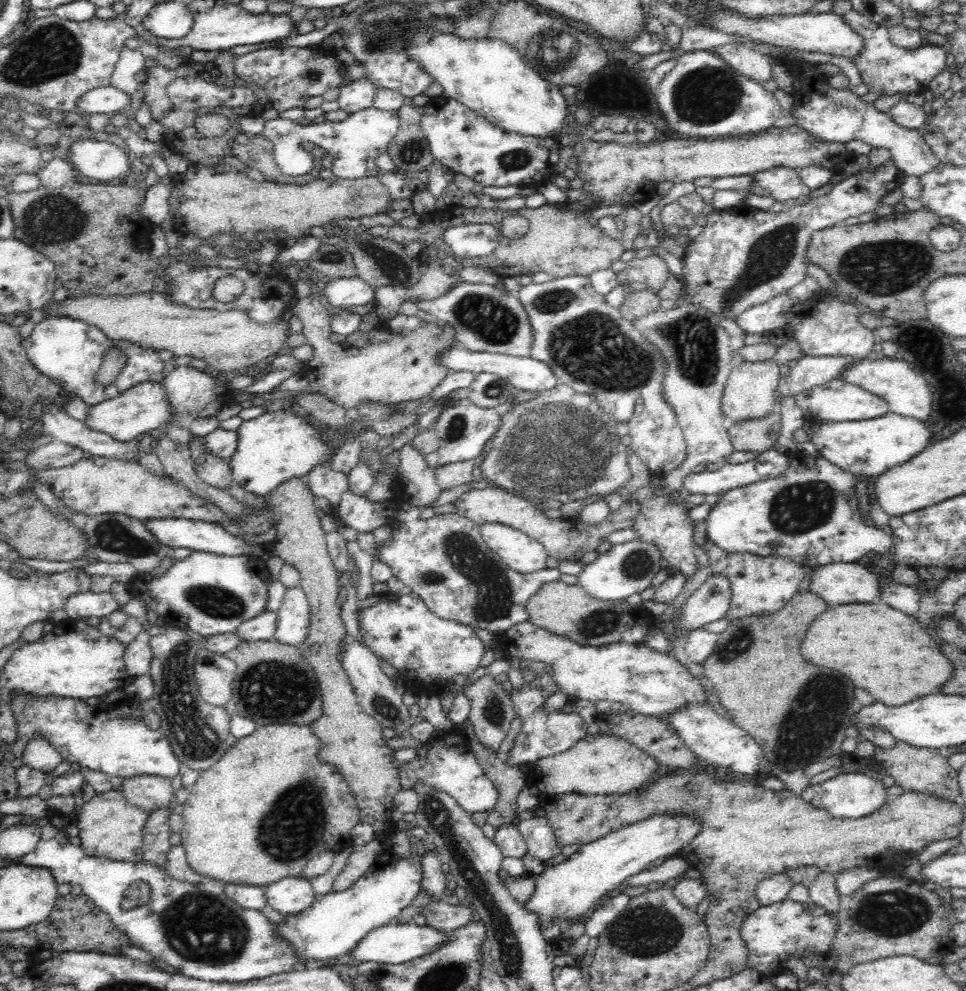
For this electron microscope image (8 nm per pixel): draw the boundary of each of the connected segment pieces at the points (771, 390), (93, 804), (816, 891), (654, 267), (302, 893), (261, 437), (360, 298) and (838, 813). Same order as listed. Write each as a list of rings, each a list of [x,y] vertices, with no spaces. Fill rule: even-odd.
[[[774,359],[764,362],[742,361],[734,364],[721,398],[722,412],[726,426],[729,428],[740,420],[754,420],[770,416],[778,409],[778,384],[780,384],[780,367]]]
[[[119,789],[96,793],[93,798],[86,801],[79,816],[75,818],[79,828],[80,846],[86,854],[124,862],[142,861],[141,844],[146,820],[148,813],[129,804]]]
[[[819,871],[814,882],[809,884],[810,902],[826,909],[828,913],[838,916],[840,893],[838,893],[837,873]]]
[[[654,254],[644,258],[632,258],[616,276],[618,284],[625,288],[631,282],[644,282],[657,293],[666,284],[669,273],[664,259]]]
[[[287,876],[264,886],[266,904],[285,916],[296,916],[298,912],[308,910],[314,900],[316,891],[312,883],[304,877]]]
[[[287,408],[243,421],[236,432],[236,452],[229,459],[234,482],[241,486],[241,490],[264,497],[294,476],[304,478],[320,462],[330,460],[331,443],[320,432],[326,432],[325,426],[310,417],[289,412]]]
[[[358,276],[327,279],[323,292],[332,311],[343,306],[364,306],[375,300],[374,288]]]
[[[840,773],[812,787],[823,808],[836,818],[870,816],[890,799],[884,784],[866,773]]]

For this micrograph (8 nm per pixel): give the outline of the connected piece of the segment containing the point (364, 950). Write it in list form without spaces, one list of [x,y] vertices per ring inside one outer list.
[[[390,922],[380,926],[380,928],[372,929],[372,932],[368,932],[352,948],[350,954],[358,962],[378,962],[391,965],[404,964],[410,960],[422,958],[428,952],[434,952],[436,948],[440,948],[440,944],[444,944],[444,940],[448,940],[448,933],[438,931],[428,925],[419,926],[415,922],[405,924]]]

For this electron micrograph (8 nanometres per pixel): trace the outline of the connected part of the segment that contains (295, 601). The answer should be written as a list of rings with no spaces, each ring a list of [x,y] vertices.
[[[300,586],[288,589],[277,613],[275,638],[284,645],[302,645],[308,636],[310,620],[310,607],[304,590]]]

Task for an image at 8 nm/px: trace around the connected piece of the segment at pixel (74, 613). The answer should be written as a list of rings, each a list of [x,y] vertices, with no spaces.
[[[76,592],[66,597],[64,609],[70,618],[83,621],[90,616],[101,618],[116,612],[120,604],[111,592]]]

